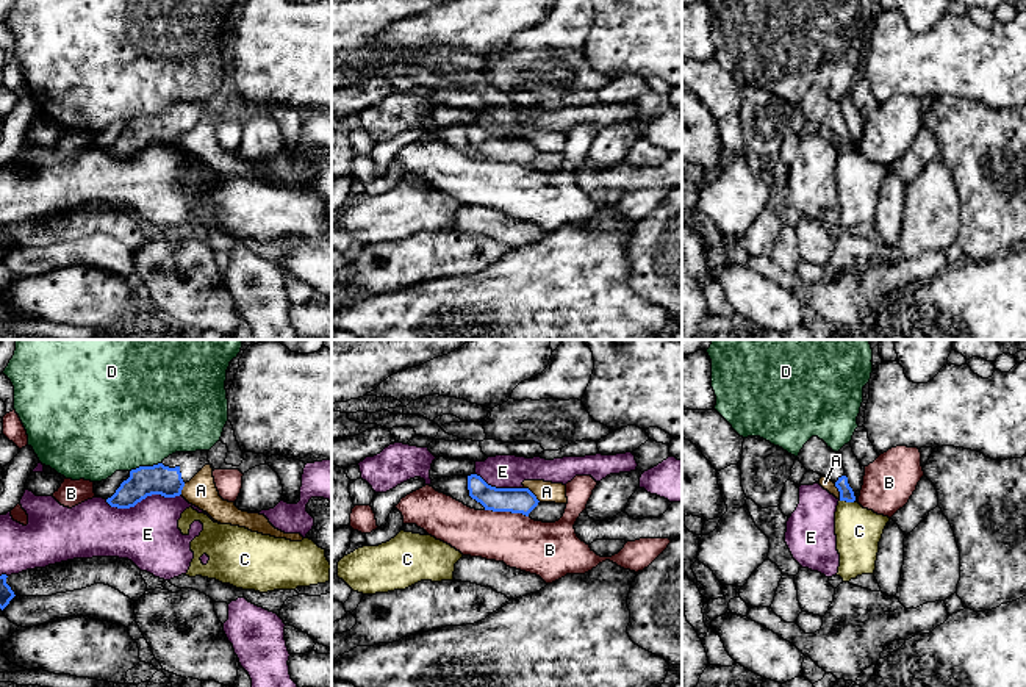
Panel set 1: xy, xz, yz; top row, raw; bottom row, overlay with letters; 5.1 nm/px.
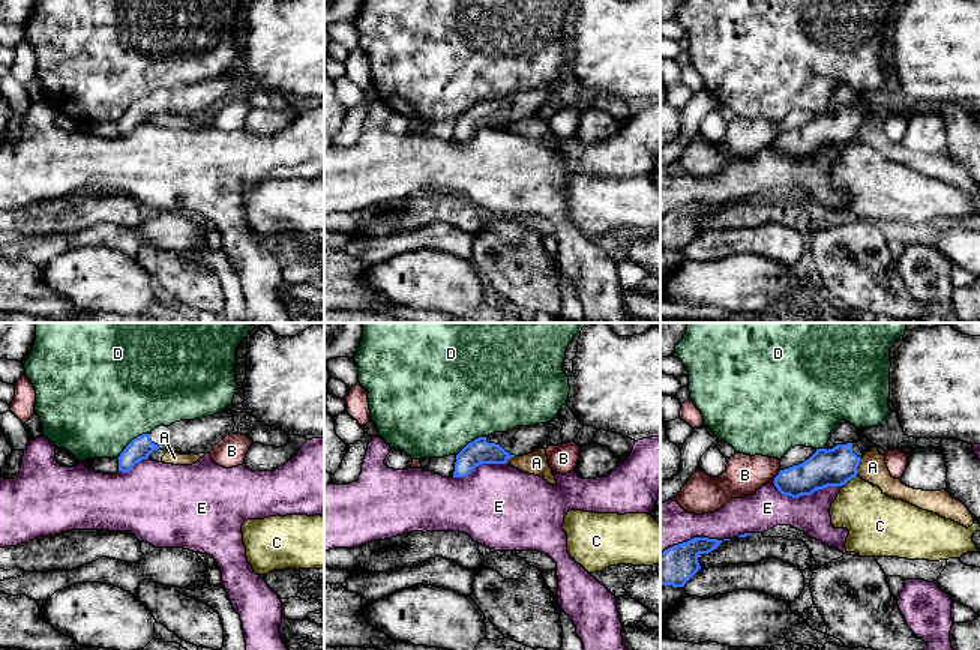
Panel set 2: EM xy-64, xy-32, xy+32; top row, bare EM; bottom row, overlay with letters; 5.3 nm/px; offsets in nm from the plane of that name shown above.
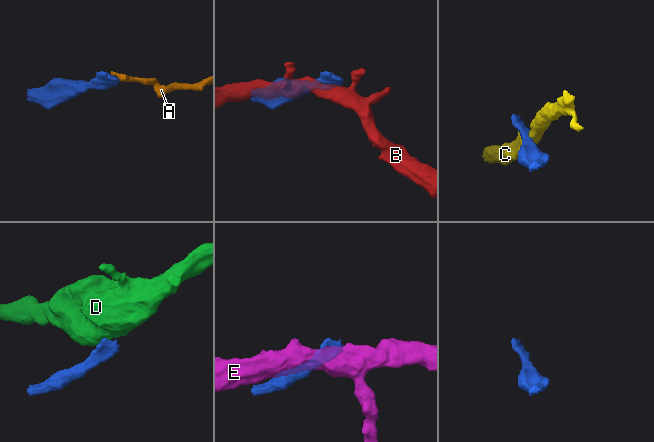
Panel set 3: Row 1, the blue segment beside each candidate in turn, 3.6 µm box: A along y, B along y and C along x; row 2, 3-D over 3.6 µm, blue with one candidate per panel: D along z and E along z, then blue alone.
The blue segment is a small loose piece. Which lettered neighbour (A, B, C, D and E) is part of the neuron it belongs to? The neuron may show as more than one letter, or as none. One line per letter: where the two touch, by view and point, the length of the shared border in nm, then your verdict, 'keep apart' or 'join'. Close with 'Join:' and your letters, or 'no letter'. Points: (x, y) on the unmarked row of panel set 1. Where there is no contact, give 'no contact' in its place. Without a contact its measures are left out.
A: contact xz (532, 143); length 120 nm; keep apart
B: contact xz (507, 160); length 220 nm; keep apart
C: contact yz (846, 151); length 70 nm; keep apart
D: contact xy (144, 116); length 170 nm; keep apart
E: contact xy (143, 147); length 400 nm; keep apart
Join: no letter

